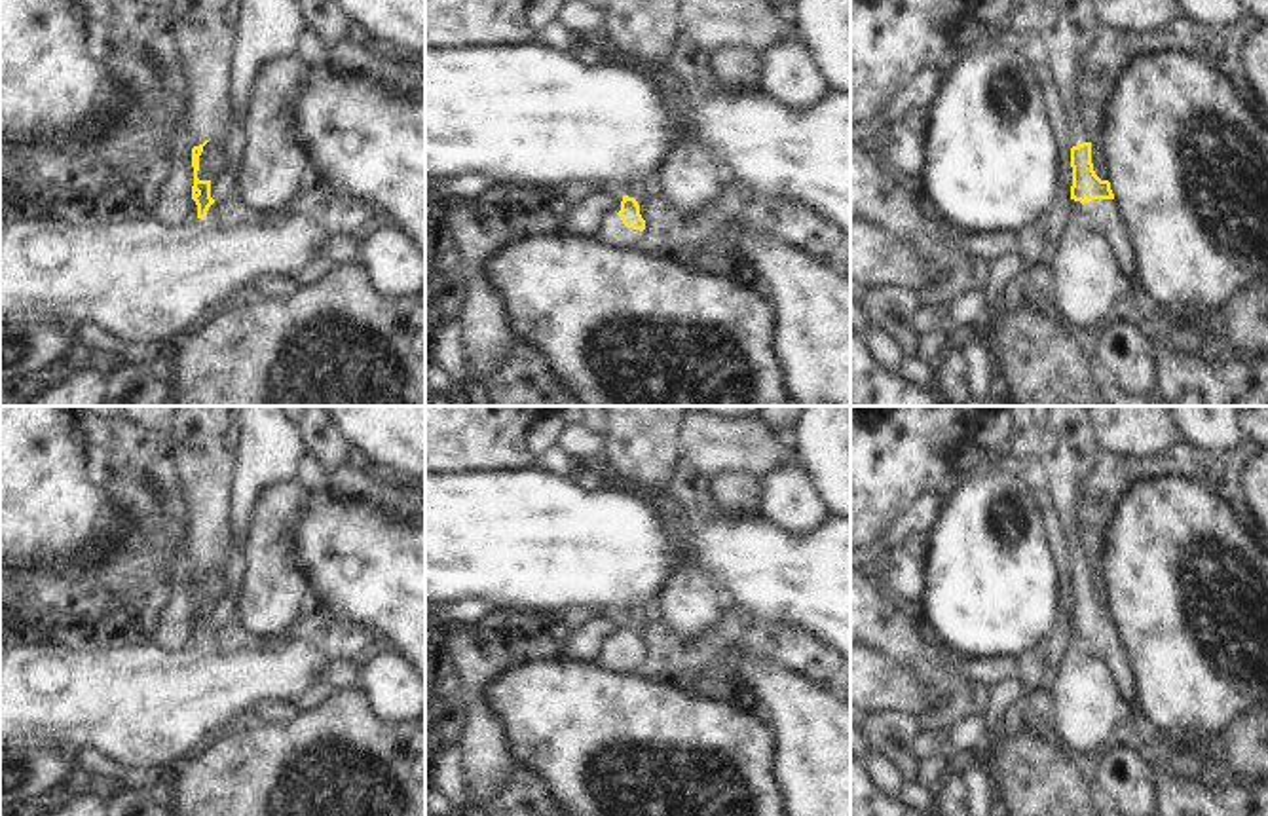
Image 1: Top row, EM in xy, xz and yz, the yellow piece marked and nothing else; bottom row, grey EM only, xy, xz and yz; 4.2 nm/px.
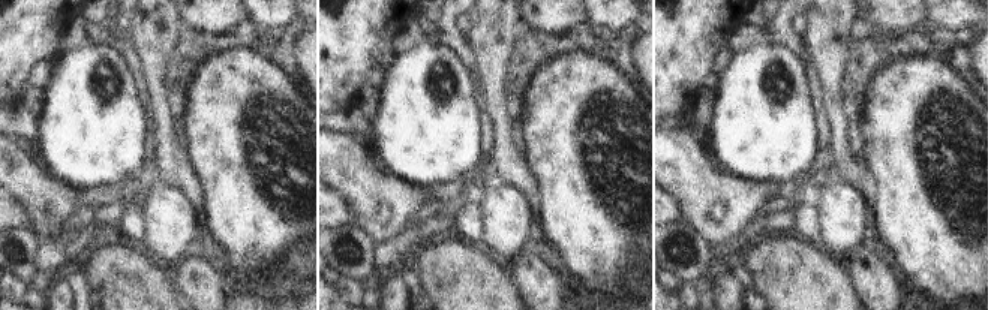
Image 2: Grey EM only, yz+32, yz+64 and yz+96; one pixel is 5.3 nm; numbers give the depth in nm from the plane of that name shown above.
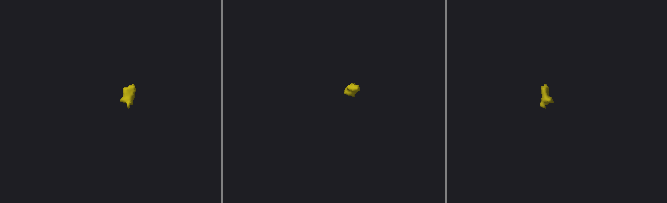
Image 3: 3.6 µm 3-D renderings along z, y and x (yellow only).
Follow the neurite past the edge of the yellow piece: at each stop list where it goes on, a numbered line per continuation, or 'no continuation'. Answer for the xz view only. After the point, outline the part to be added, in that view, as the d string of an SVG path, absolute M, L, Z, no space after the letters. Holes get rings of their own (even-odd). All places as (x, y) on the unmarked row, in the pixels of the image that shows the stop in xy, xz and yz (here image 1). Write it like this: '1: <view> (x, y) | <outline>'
1: xz (612, 657) | M611 640L596 657L596 666L607 672L638 674L642 658L640 655L626 653L619 640Z

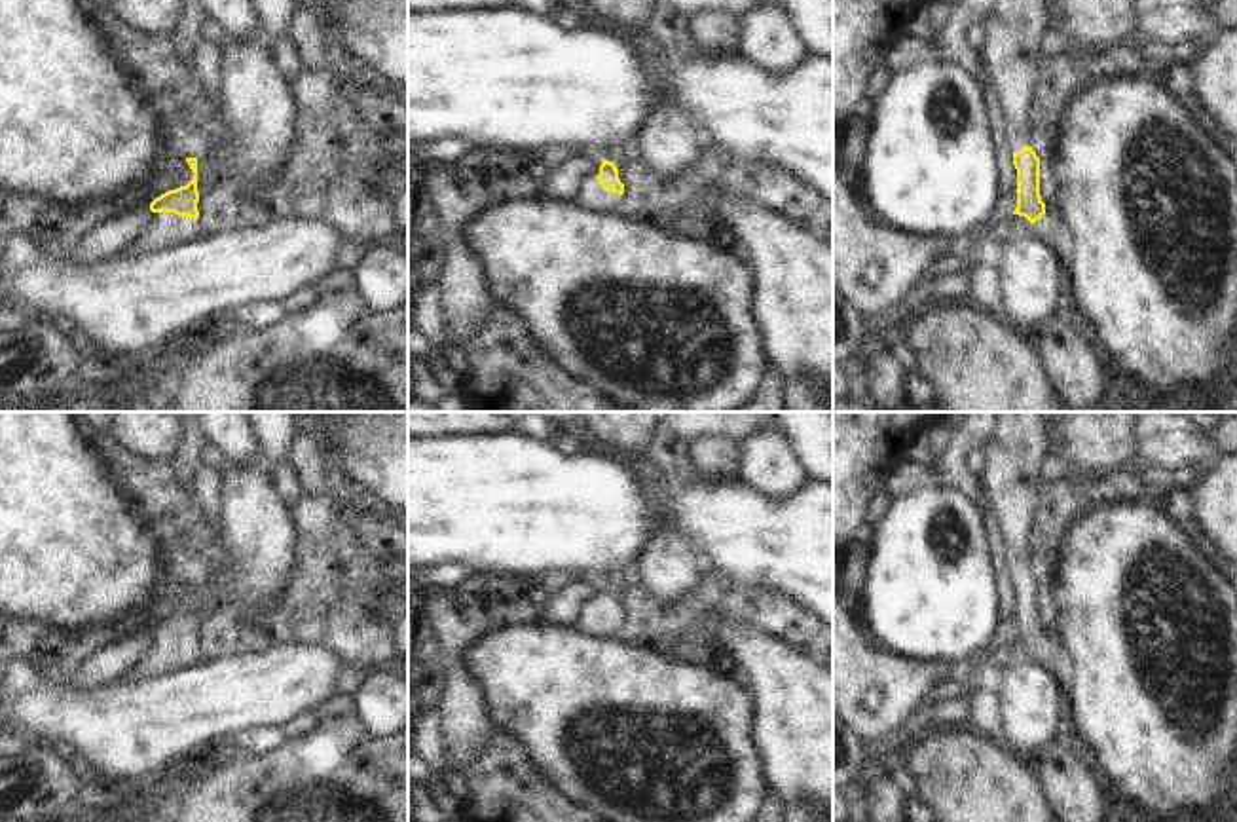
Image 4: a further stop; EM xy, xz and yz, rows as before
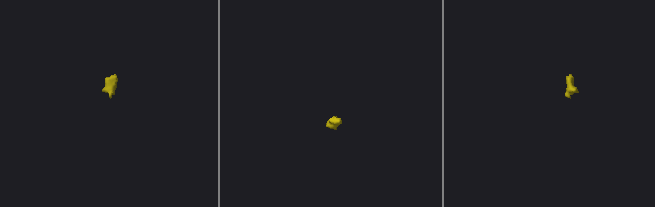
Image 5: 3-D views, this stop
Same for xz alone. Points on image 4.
1: xz (590, 621) | M590 604L575 621L575 630L586 636L617 638L620 623L618 619L605 617L598 604Z

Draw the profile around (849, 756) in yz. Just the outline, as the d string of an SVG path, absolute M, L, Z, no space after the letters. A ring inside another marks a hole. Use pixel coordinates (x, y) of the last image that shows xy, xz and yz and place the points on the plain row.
M833 712L833 790L856 782L867 754L859 737Z

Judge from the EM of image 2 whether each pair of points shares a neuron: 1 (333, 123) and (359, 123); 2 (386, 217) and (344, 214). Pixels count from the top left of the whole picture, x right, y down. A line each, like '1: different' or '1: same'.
1: same
2: different

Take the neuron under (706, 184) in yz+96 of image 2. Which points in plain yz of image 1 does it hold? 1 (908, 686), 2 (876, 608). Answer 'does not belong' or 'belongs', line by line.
1: does not belong
2: belongs

